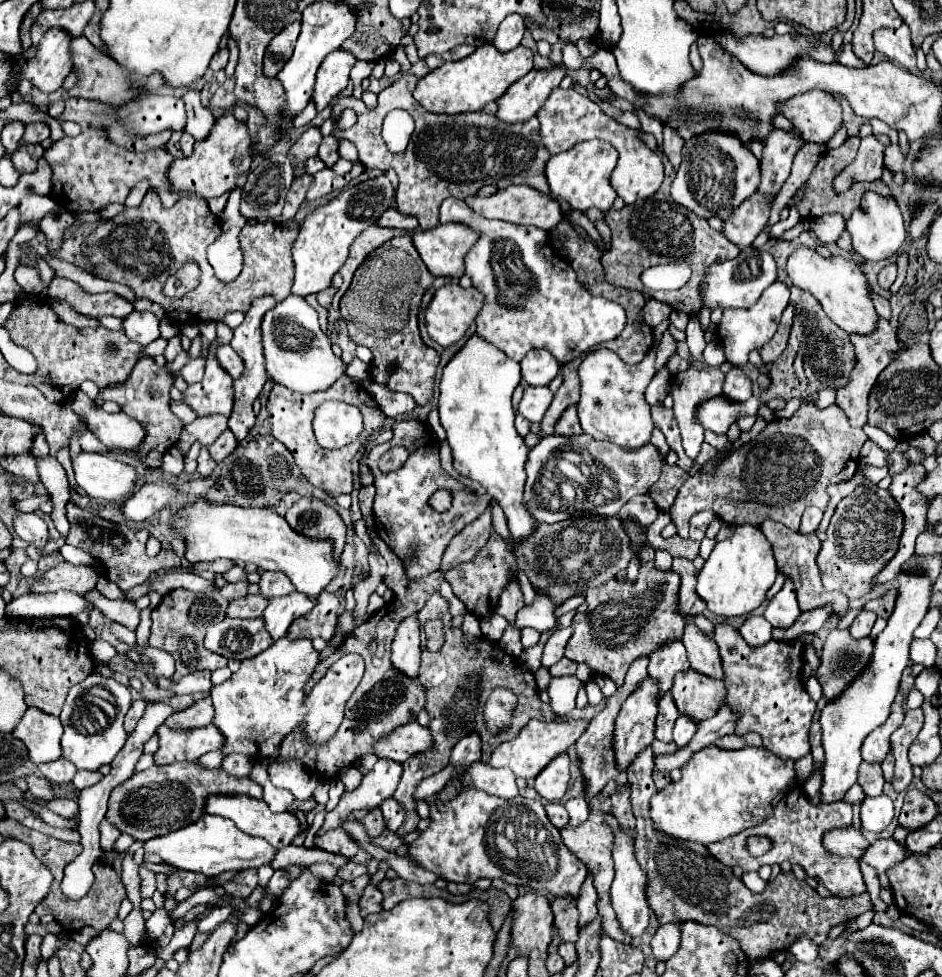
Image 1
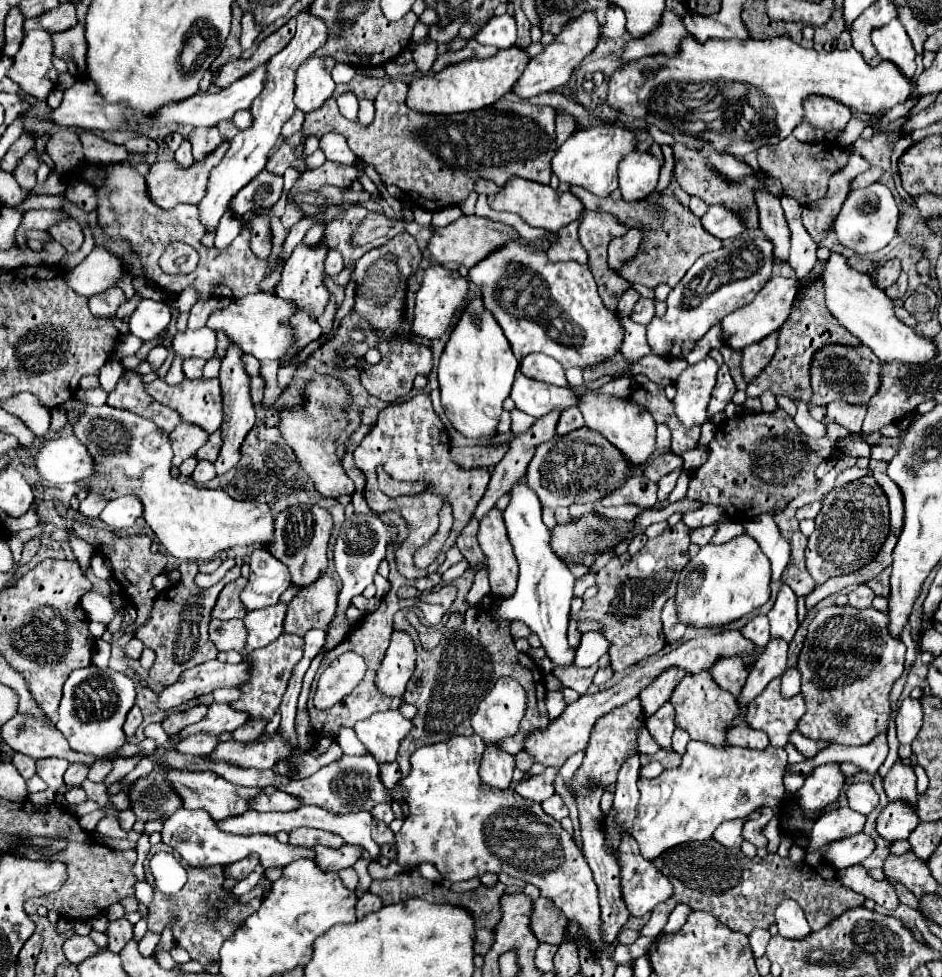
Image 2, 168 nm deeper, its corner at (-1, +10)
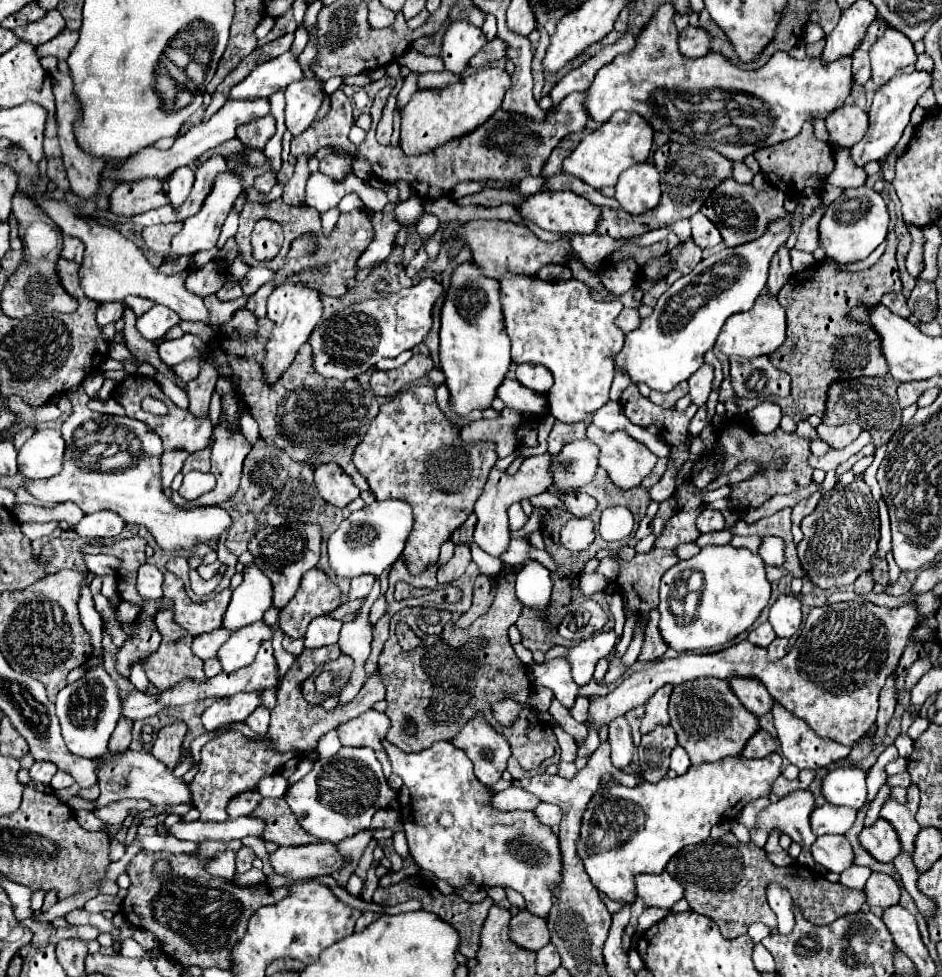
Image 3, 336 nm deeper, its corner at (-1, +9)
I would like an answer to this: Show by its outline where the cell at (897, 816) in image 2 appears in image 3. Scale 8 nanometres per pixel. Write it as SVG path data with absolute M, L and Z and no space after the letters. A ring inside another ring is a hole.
M881 818L871 828L863 828L863 832L859 834L859 844L877 862L893 862L895 856L901 852L897 832Z

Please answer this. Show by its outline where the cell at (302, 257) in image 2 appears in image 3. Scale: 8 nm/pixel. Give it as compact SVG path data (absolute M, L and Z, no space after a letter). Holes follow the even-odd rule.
M285 280L279 288L275 288L271 292L269 302L267 302L267 318L273 320L275 326L265 344L265 360L261 362L263 380L267 384L275 384L283 376L283 372L289 368L289 364L293 362L301 344L305 344L309 340L309 334L319 324L321 312L323 312L323 304L319 300L317 290L311 290L301 284L293 284L291 280Z

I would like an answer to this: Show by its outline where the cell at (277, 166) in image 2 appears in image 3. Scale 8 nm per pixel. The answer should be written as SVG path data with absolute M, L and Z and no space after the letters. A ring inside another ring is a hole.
M265 172L265 174L261 174L261 176L255 178L253 188L255 188L257 192L261 192L261 194L269 194L269 190L275 186L275 182L277 182L275 174L273 174L273 172Z

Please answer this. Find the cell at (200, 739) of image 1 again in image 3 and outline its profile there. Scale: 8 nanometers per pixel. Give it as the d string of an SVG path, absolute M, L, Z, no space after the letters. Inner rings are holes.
M243 692L229 698L215 700L205 712L203 712L203 726L205 730L215 730L221 724L231 722L245 722L249 714L261 706L261 692Z

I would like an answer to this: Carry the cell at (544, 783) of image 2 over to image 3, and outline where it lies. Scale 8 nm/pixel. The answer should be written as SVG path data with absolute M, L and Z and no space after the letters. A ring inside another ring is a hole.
M507 788L503 792L497 792L493 796L493 808L501 812L513 812L513 810L535 810L539 804L537 796L529 794L523 788Z

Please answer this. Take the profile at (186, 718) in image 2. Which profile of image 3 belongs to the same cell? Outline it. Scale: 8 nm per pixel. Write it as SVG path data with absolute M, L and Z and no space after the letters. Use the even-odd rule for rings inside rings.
M177 722L177 724L161 728L161 732L157 734L157 738L153 742L151 754L157 760L161 760L169 770L173 770L177 766L177 760L181 760L181 754L183 754L181 742L183 742L185 732L187 732L187 726L183 722Z

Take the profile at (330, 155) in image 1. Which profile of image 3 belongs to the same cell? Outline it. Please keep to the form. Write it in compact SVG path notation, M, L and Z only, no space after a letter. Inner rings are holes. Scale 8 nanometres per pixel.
M329 154L321 160L319 164L319 172L341 180L345 176L345 172L351 170L351 156L341 156L341 154Z

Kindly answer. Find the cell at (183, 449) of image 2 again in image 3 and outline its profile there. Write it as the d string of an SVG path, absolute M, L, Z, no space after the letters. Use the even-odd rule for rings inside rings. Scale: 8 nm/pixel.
M173 450L173 452L165 452L161 456L161 488L163 490L167 490L171 486L173 476L181 472L187 456L189 454L185 450Z

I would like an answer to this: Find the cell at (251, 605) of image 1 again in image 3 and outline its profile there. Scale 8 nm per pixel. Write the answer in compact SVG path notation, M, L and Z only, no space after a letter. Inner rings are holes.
M165 572L163 590L165 596L173 600L173 620L177 620L177 624L181 624L181 628L185 628L191 636L199 636L203 632L219 628L225 608L231 600L231 588L225 588L215 598L195 604L185 596L183 582L169 572Z

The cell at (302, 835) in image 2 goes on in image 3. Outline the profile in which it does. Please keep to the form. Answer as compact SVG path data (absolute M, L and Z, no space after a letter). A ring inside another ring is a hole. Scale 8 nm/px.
M261 798L257 808L249 816L261 816L265 820L265 842L275 842L277 846L301 846L317 842L299 824L283 798Z

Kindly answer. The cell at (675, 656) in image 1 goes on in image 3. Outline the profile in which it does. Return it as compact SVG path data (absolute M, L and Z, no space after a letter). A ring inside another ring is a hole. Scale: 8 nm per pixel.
M663 686L657 694L653 694L645 708L645 716L641 722L641 734L649 734L653 728L661 726L661 724L669 724L669 716L667 716L667 704L669 704L669 696L671 696L673 686Z

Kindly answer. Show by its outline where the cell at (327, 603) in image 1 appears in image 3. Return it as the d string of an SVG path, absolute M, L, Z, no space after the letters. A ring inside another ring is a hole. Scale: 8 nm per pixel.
M319 568L301 578L293 600L279 612L279 626L289 638L303 638L309 622L341 604L339 586Z

